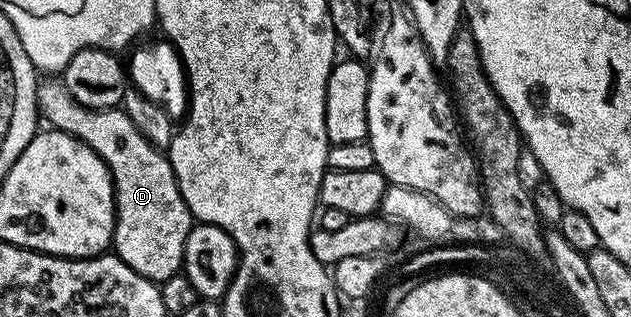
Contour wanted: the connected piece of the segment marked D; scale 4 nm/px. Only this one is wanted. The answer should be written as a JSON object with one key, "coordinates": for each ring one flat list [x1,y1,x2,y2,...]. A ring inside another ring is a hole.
{"coordinates":[[42,82,37,89,37,106,50,128,66,131,83,141,101,160,113,178,113,196,117,206,117,220,113,226,112,250,135,273,155,284,166,283,183,267,183,253,187,233,195,225,193,214,187,209,179,193,177,178,168,154,155,148,127,117,123,109,92,111,75,101,67,93,64,82]]}

